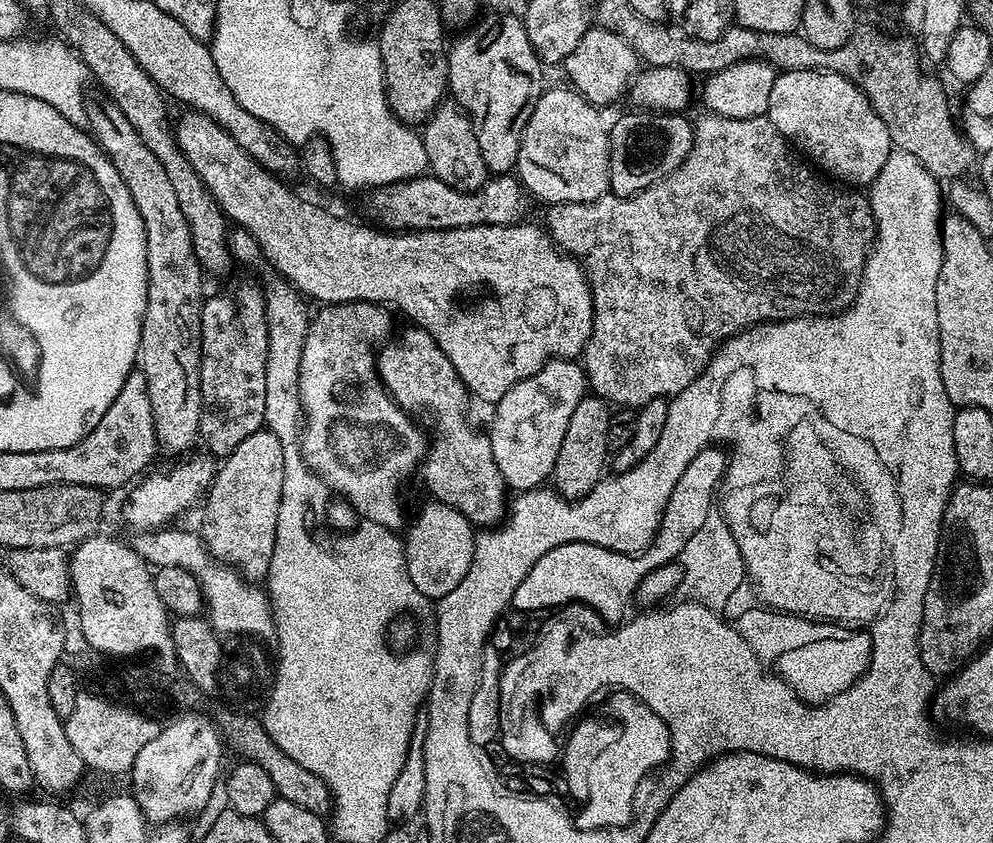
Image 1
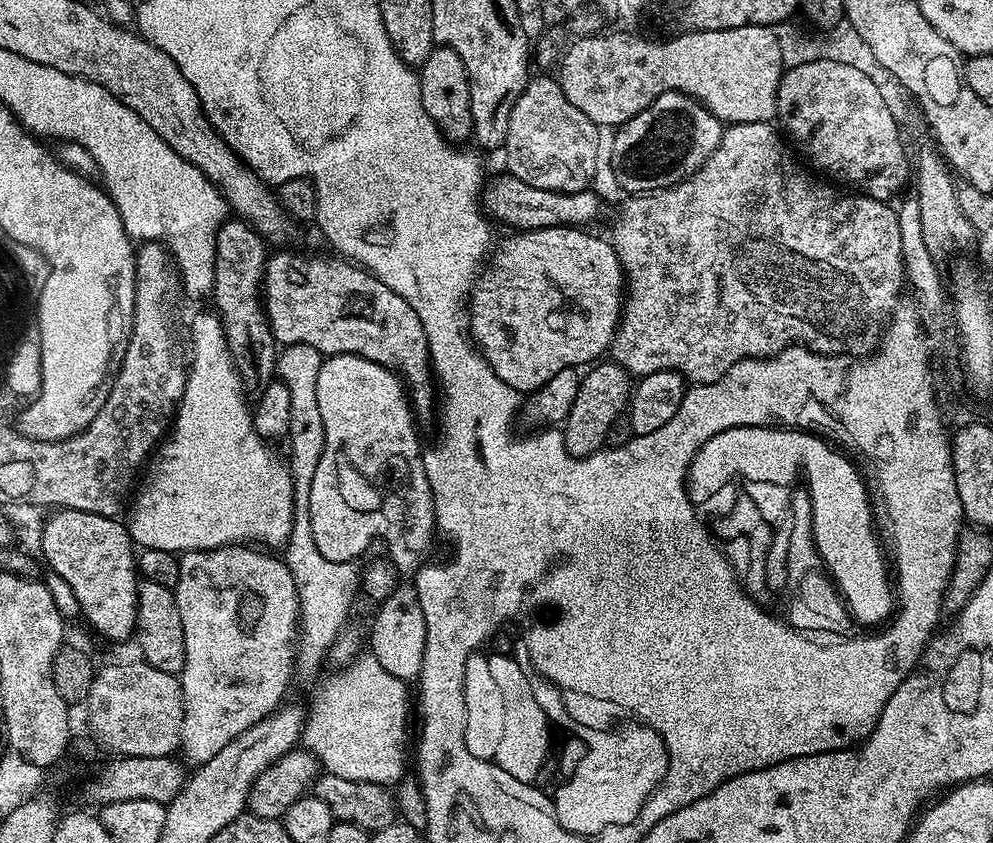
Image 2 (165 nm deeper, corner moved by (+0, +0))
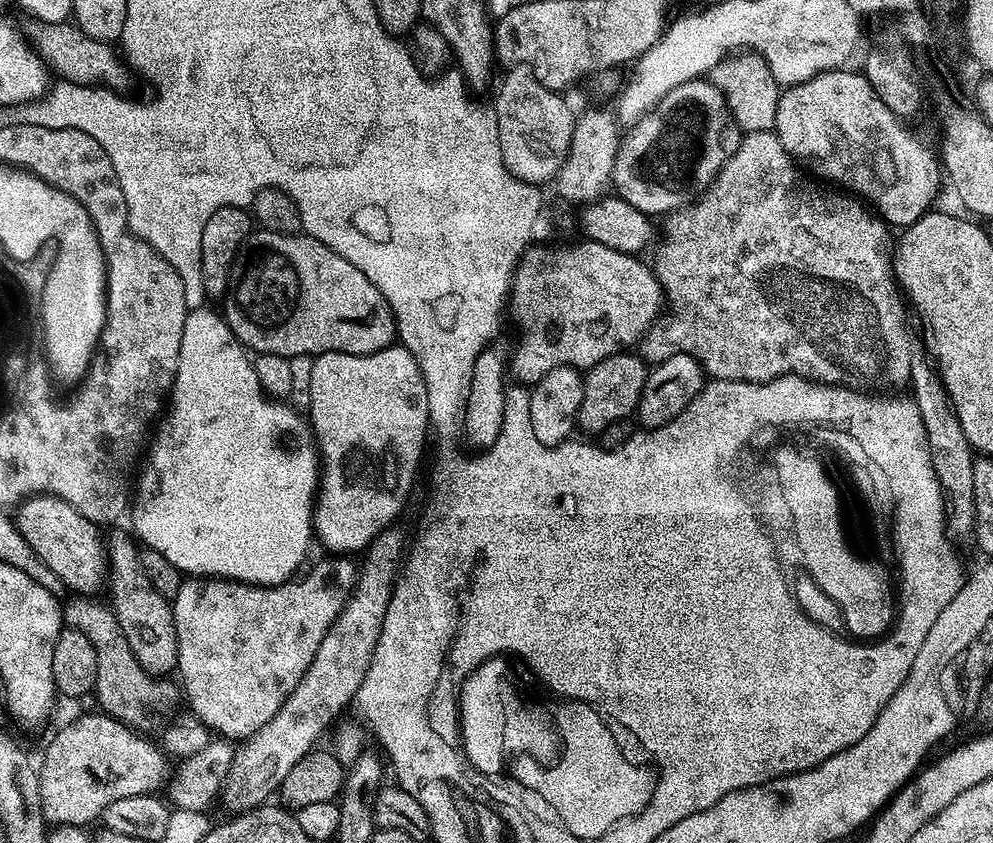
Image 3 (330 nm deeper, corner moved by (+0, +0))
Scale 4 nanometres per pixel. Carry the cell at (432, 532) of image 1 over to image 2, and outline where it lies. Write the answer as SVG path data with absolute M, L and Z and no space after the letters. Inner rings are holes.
M329 356L321 363L318 370L318 411L322 414L324 449L322 458L318 458L318 470L314 470L314 482L310 482L310 530L314 534L314 546L318 546L318 554L322 554L322 558L326 558L330 562L350 564L359 561L359 556L375 542L377 536L378 539L384 540L385 546L388 547L387 555L396 565L397 573L415 574L419 572L429 559L428 551L432 548L432 539L438 536L436 507L432 501L430 482L426 478L422 443L420 444L420 436L416 433L415 422L417 423L417 421L414 419L414 409L401 377L391 368L384 368L361 356Z

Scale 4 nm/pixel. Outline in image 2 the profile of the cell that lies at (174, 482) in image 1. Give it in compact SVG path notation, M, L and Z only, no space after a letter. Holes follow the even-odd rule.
M212 310L194 313L192 316L192 365L186 368L184 397L180 399L174 413L174 427L167 433L166 439L159 445L158 451L155 453L156 461L152 465L150 465L151 463L147 465L147 468L149 467L148 477L144 480L144 489L141 490L140 497L137 498L136 505L132 508L132 517L126 520L128 535L141 549L157 548L173 554L183 554L197 552L199 548L236 546L241 542L255 542L257 545L267 546L269 549L276 547L279 549L281 546L287 545L288 535L292 529L292 475L288 473L287 463L281 457L279 460L268 449L271 447L266 443L264 437L256 432L256 428L252 424L252 412L249 405L248 408L244 405L243 390L245 391L242 387L240 373L236 371L236 363L232 360L228 343L224 337L224 328L220 325L220 317Z

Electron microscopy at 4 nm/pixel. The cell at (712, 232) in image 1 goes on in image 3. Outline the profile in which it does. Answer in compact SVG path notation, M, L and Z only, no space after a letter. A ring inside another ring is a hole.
M775 131L747 133L741 139L738 150L734 150L732 157L724 163L707 192L695 204L671 213L667 220L668 241L656 254L654 271L665 292L667 305L671 305L672 309L669 310L668 316L666 312L657 319L638 345L639 355L649 365L661 364L674 354L686 354L693 356L713 380L741 380L765 384L777 380L780 376L800 376L804 380L850 388L863 394L896 394L900 392L899 388L907 389L911 385L914 349L912 340L908 337L908 324L904 321L906 304L898 291L892 271L889 229L879 215L869 211L855 195L829 190L823 183L805 175L792 155L784 149Z

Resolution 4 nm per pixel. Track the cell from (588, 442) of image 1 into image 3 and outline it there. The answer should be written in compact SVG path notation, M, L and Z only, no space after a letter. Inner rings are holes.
M625 350L587 369L582 390L582 406L578 417L579 431L599 434L610 422L627 420L639 409L640 395L650 371L639 355Z

